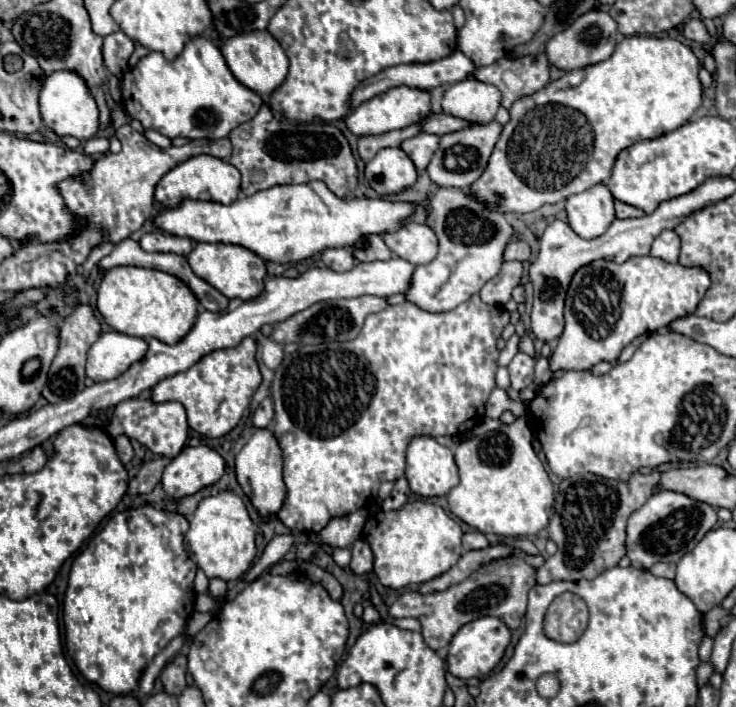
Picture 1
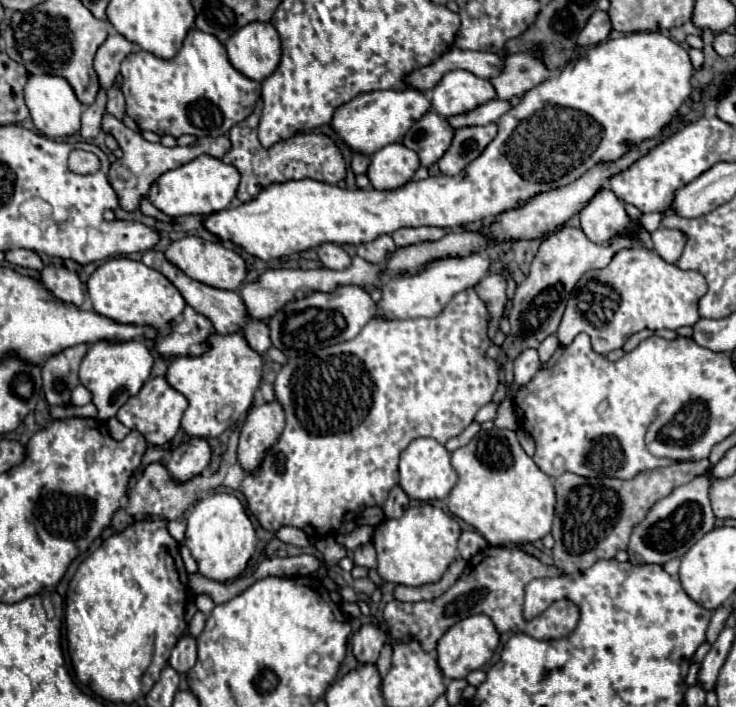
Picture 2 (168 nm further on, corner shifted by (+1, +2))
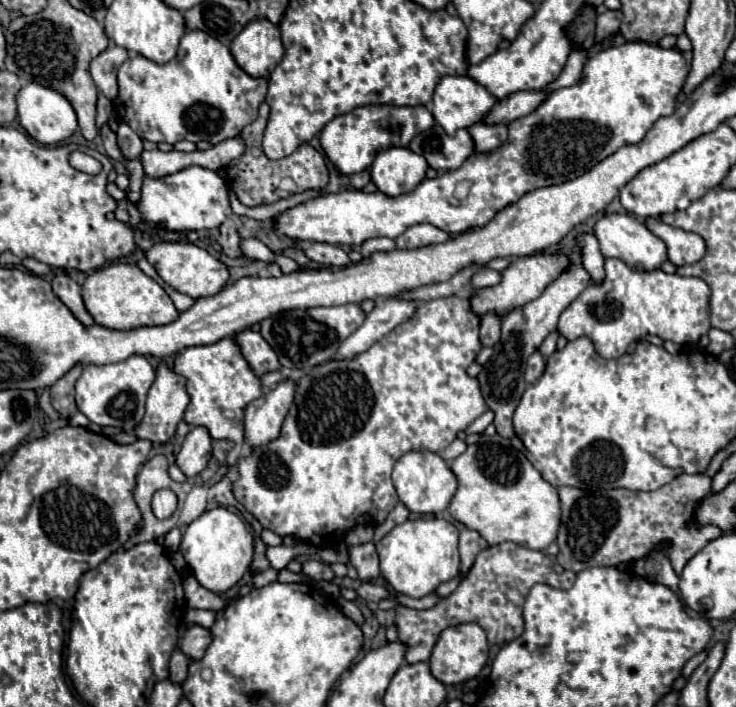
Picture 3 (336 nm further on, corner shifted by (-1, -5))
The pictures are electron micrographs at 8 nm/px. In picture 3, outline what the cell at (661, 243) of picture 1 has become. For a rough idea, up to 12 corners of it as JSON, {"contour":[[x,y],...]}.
{"contour":[[658,218],[646,226],[666,244],[674,266],[698,262],[706,244],[698,234]]}

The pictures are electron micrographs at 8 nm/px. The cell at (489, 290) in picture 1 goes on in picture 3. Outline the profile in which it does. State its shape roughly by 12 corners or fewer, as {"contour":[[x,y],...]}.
{"contour":[[494,312],[482,316],[482,346],[500,340],[502,318]]}

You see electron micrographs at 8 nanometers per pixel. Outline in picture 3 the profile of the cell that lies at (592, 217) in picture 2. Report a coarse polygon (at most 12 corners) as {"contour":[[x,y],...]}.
{"contour":[[604,214],[592,234],[604,258],[654,270],[666,244],[630,214]]}

